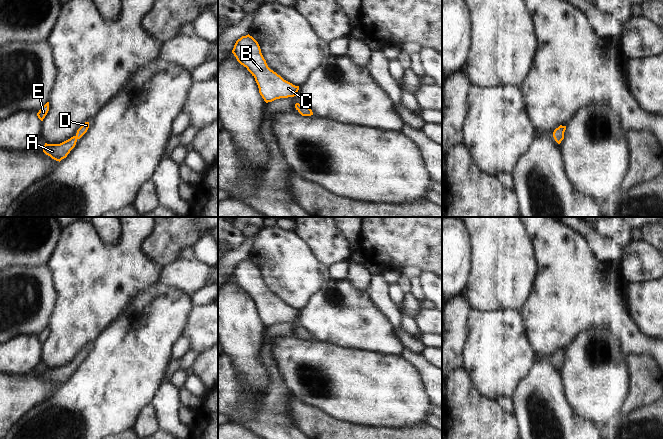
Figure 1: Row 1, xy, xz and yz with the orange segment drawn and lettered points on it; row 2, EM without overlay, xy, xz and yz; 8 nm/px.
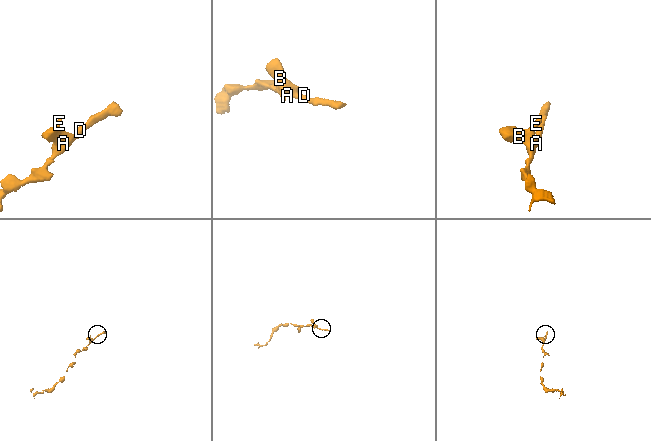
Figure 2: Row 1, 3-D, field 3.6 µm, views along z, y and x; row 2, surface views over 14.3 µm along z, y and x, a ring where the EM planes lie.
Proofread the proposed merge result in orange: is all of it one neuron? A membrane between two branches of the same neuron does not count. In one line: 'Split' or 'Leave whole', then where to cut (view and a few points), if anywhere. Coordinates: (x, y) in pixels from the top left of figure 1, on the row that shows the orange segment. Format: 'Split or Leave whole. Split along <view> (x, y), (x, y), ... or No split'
Leave whole. No split.

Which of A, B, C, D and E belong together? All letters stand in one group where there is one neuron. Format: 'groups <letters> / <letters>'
groups A B C D E

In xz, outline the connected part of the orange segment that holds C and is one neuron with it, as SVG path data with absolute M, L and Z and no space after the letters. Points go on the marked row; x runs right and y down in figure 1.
M249 34L236 41L232 53L255 78L259 93L266 103L297 95L299 86L284 80L268 67L258 42Z

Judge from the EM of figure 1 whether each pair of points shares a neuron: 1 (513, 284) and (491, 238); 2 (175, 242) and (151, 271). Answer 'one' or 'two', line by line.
1: one
2: two

